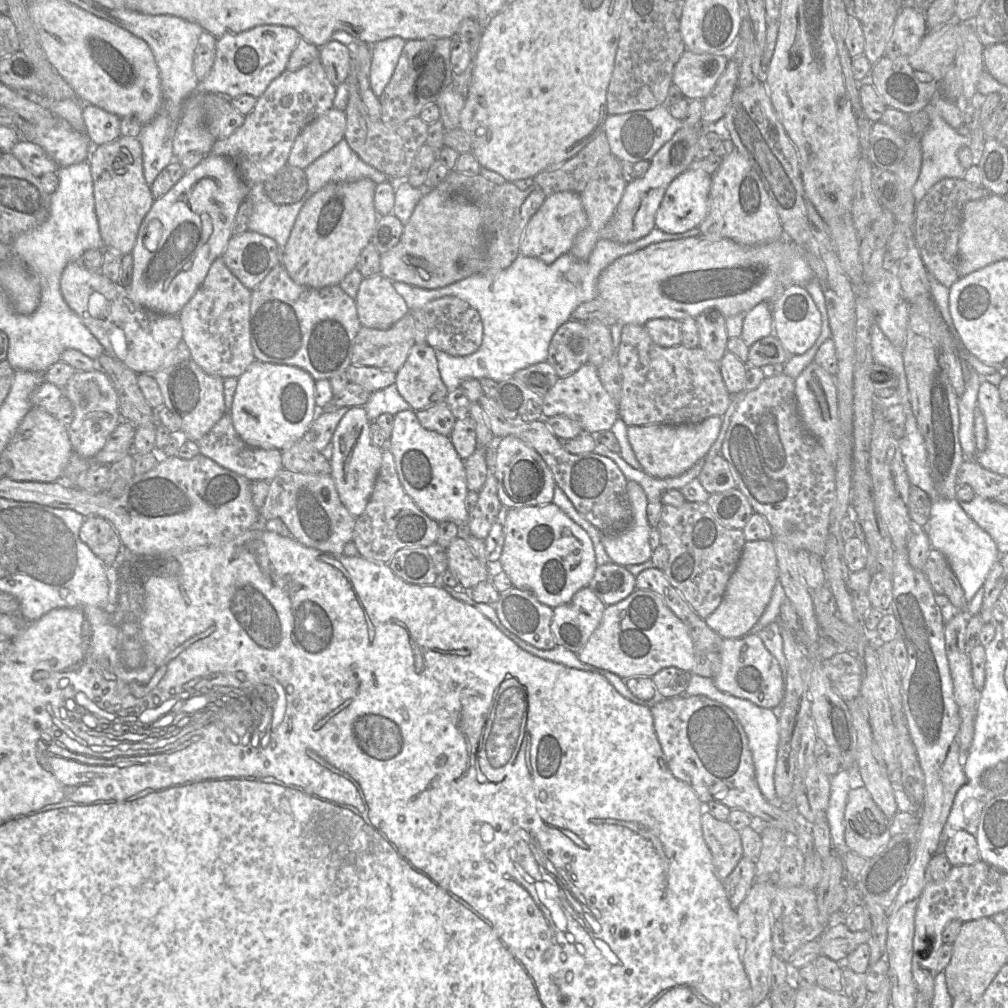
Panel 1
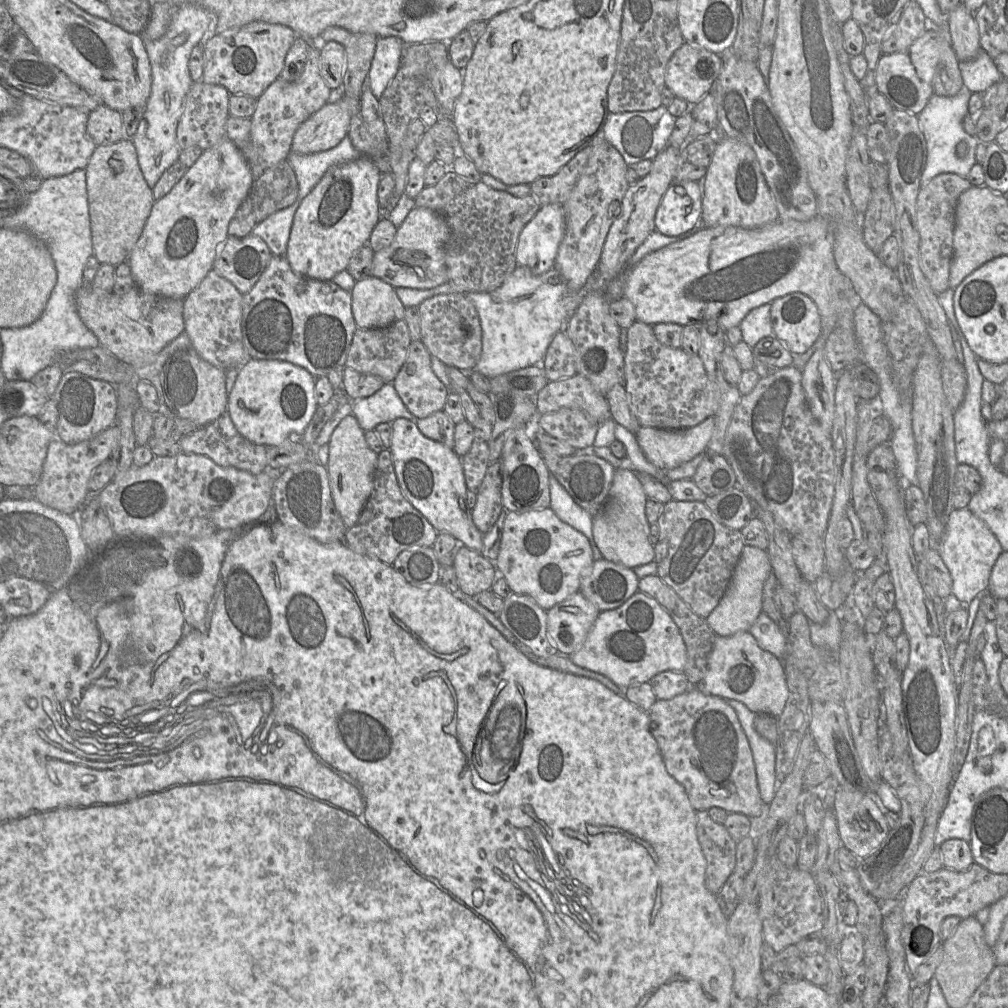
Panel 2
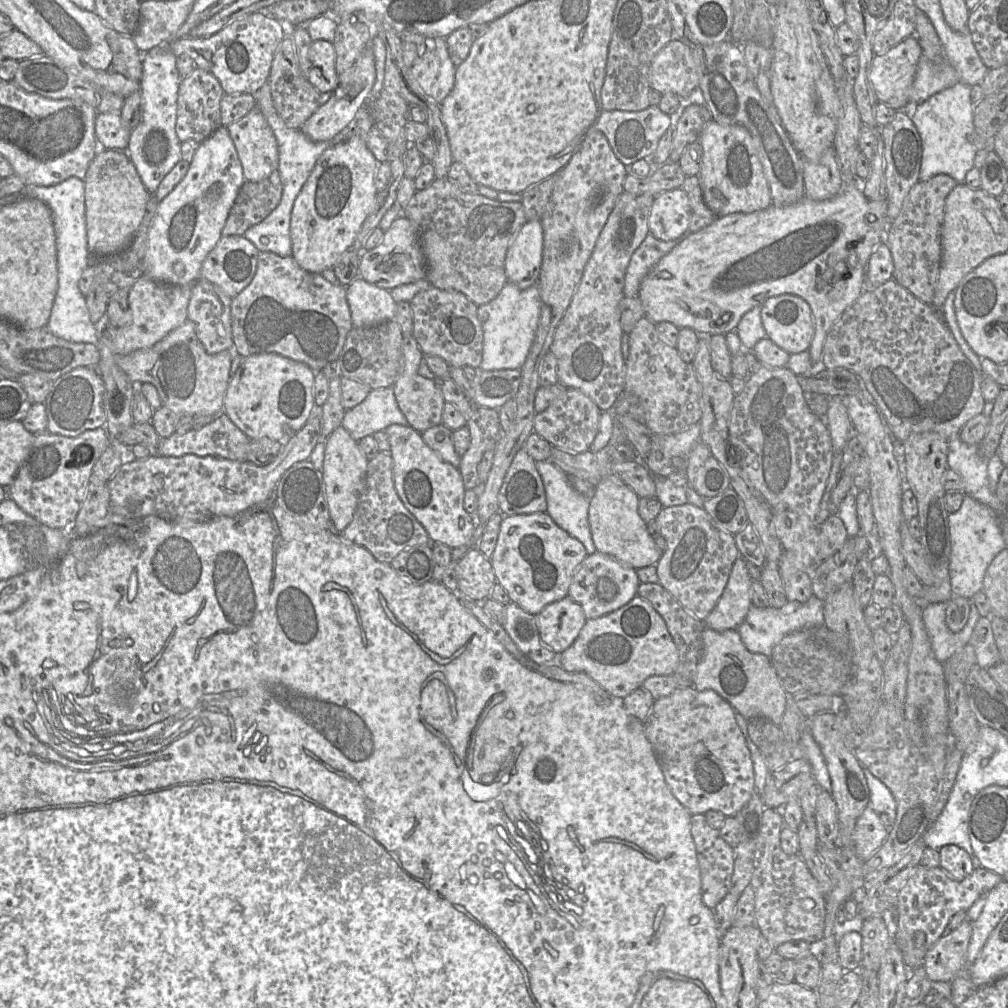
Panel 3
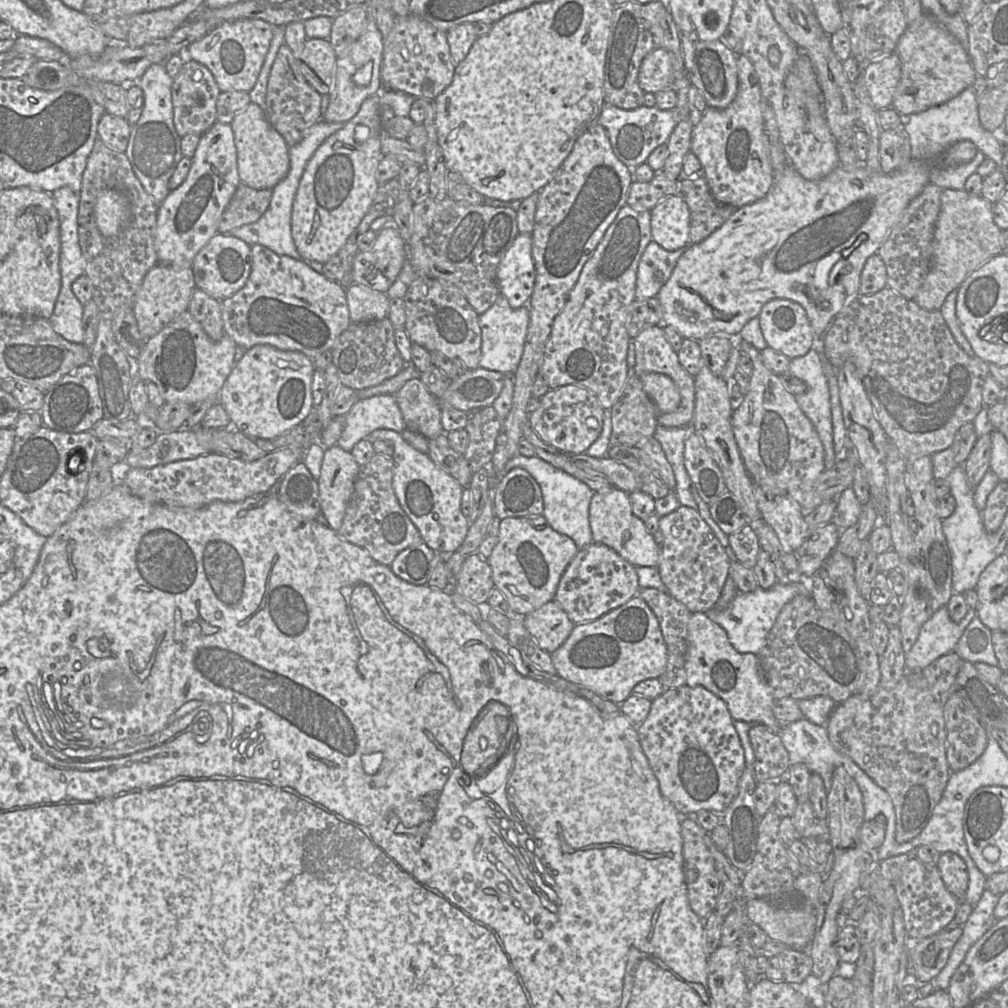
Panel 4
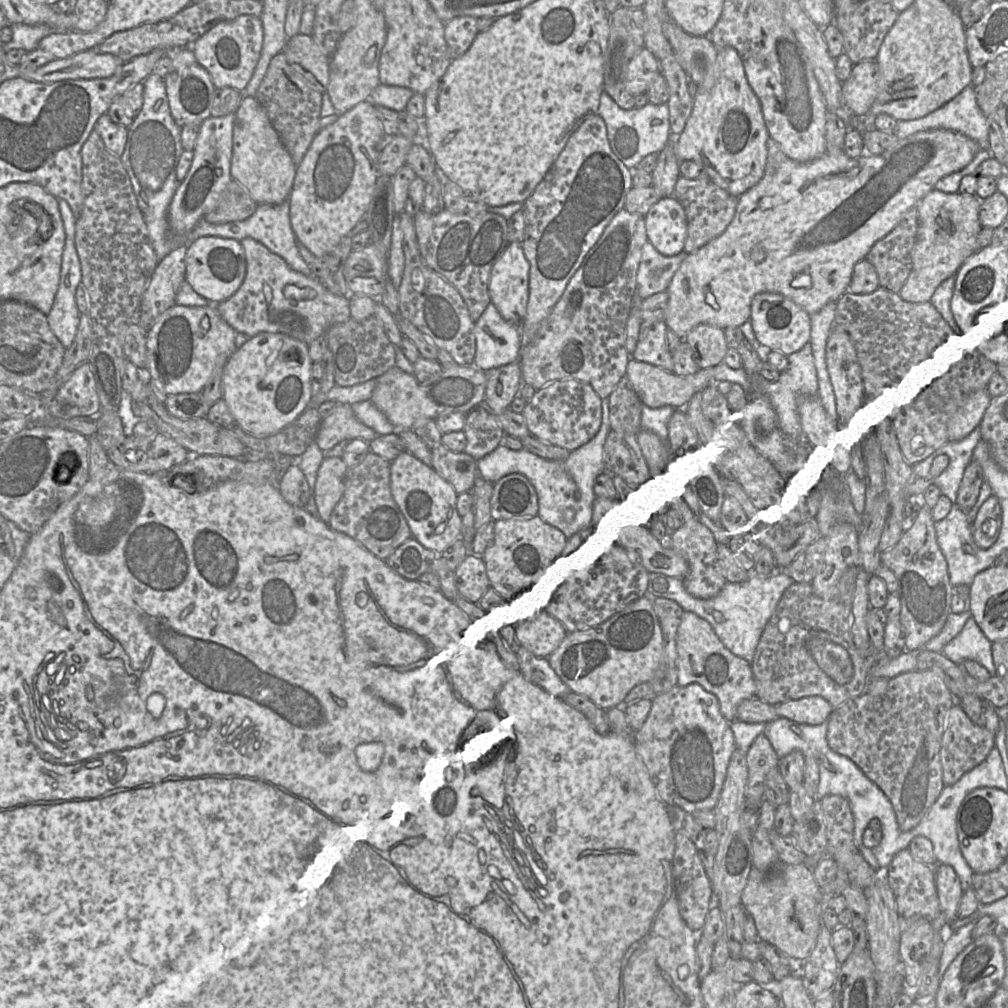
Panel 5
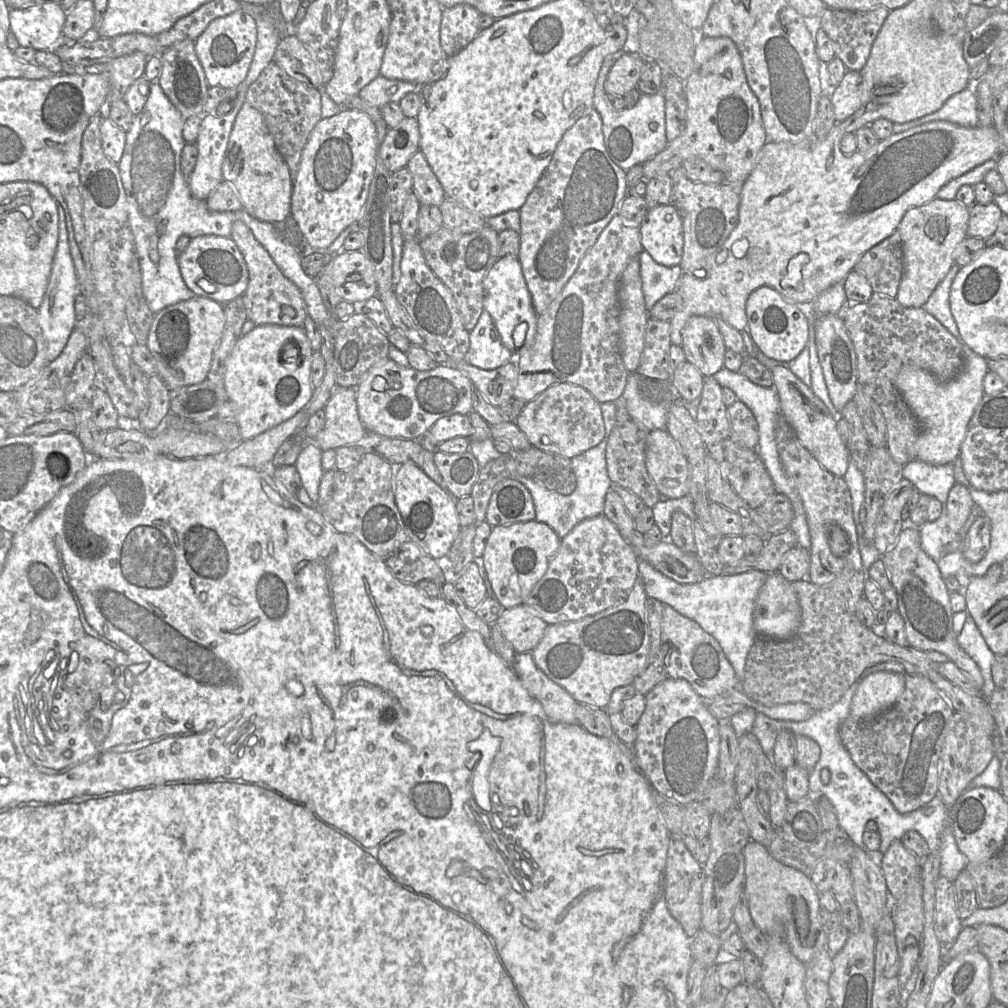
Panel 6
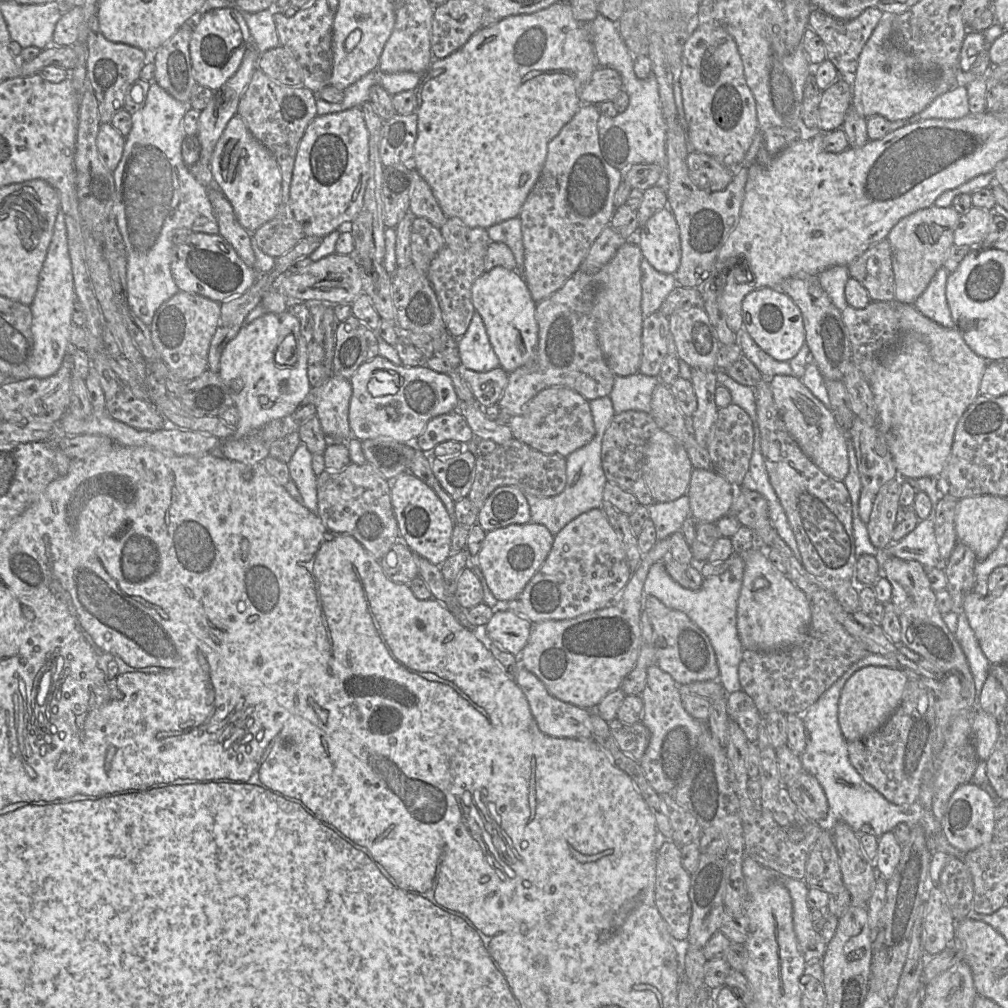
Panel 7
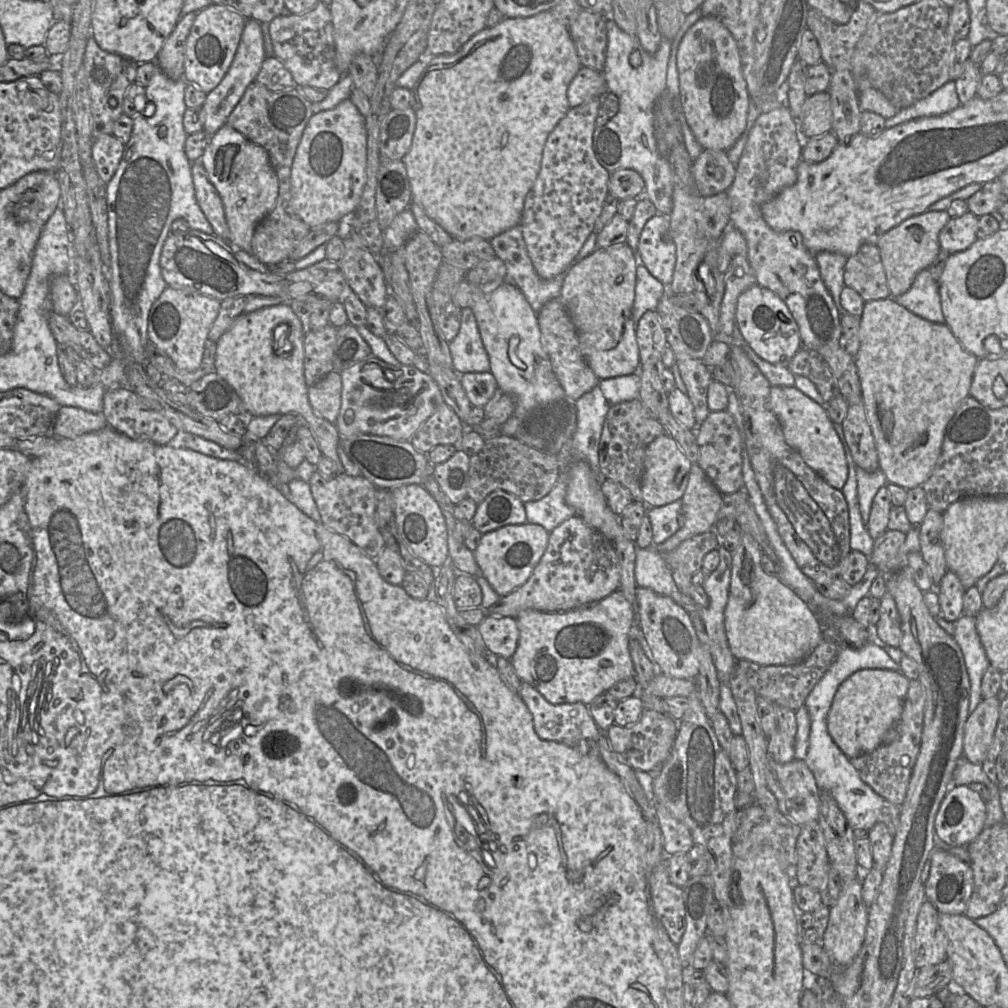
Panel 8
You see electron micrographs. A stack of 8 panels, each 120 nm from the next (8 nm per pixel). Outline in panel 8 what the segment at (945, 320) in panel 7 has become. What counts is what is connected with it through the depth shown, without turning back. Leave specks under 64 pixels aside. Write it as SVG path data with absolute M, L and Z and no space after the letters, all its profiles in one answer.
M928 269L919 272L911 288L895 301L917 316L937 324L944 324L938 282Z

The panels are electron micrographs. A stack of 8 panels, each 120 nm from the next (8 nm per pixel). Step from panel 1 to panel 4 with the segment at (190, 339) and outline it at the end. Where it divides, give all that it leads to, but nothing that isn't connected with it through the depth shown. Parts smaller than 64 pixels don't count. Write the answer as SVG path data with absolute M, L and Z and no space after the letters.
M195 288L191 295L188 311L202 326L210 339L217 341L225 335L221 314L221 301Z

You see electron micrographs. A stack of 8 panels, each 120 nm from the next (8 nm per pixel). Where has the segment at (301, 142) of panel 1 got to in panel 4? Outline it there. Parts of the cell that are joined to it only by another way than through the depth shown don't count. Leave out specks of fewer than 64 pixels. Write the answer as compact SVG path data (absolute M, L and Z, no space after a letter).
M368 17L368 24L362 36L337 57L329 105L322 116L324 121L348 122L358 113L365 99L381 92L383 89L381 80L383 50L384 38L376 24Z

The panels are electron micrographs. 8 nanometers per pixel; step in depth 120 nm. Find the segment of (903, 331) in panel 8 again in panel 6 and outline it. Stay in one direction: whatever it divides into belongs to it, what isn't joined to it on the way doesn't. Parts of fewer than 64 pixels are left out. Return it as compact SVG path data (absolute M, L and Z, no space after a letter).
M964 345L964 365L958 376L943 382L928 371L914 365L903 367L895 386L914 415L919 434L916 441L916 459L931 465L953 463L958 458L969 421L983 395L983 379L988 372L988 361Z

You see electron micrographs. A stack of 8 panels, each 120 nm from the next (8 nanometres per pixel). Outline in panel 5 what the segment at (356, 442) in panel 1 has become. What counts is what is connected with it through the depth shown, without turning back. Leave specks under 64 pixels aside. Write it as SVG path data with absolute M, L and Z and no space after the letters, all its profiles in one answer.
M325 457L320 465L313 490L321 519L329 523L331 513L344 493L344 477L348 466L342 457Z

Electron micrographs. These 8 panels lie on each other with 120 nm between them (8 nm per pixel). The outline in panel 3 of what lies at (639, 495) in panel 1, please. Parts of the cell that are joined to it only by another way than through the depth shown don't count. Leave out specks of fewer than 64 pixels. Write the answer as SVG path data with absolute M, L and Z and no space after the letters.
M610 474L595 487L589 499L588 511L588 522L596 550L635 570L656 565L663 553L648 533L647 523L638 513L639 498L617 475Z

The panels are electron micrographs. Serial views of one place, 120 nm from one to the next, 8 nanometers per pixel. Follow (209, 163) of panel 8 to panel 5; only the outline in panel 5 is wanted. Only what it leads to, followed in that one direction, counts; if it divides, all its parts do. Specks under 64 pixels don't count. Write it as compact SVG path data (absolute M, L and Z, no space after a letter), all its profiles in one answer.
M245 97L236 112L233 127L230 167L232 179L244 187L258 205L279 205L289 199L297 167L274 129L265 108L255 97Z

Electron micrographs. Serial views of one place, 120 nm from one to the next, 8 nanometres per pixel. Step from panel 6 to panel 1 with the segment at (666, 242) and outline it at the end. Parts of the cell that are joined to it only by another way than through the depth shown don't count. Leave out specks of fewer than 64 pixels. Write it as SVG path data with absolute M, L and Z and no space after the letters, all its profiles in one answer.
M687 170L676 177L666 189L655 217L655 226L667 234L680 234L697 228L708 214L708 198L712 175L702 170Z

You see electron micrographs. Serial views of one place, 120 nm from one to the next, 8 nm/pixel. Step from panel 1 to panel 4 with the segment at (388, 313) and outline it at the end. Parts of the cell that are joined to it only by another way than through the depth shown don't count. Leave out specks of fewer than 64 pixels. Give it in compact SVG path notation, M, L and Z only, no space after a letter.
M353 283L346 289L352 323L370 322L388 316L389 297L386 293Z

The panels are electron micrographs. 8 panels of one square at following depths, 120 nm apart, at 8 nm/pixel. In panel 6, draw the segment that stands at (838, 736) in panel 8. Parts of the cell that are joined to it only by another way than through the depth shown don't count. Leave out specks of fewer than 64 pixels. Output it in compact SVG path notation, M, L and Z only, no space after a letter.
M880 671L865 677L859 684L850 706L850 715L871 718L897 702L905 689L904 674Z

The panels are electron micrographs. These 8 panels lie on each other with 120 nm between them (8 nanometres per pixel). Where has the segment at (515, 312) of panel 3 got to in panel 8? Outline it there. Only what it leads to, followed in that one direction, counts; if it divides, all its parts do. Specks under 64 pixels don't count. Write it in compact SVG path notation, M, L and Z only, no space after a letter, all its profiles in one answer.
M471 308L461 309L460 329L449 342L449 349L457 373L490 371L489 357Z

